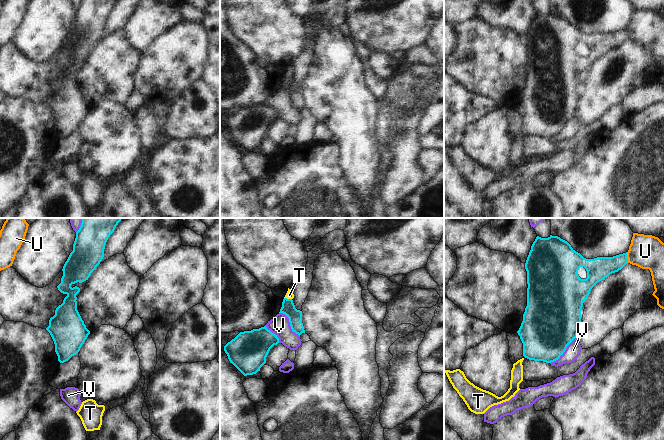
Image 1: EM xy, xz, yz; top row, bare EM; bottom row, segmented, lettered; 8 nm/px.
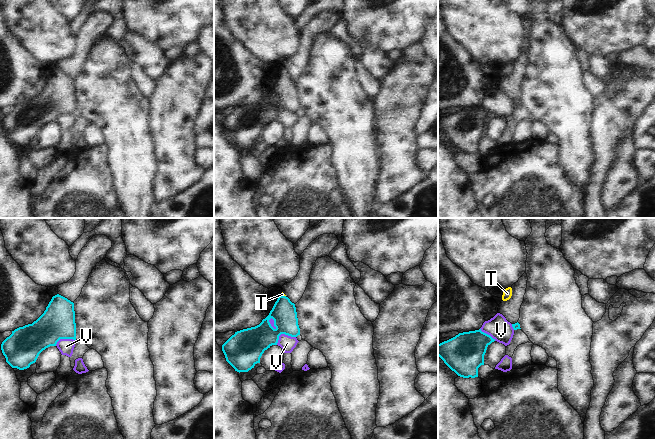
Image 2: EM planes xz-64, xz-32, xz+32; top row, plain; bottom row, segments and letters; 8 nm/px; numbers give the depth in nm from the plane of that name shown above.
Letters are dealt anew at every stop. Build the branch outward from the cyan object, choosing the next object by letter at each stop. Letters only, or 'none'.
T

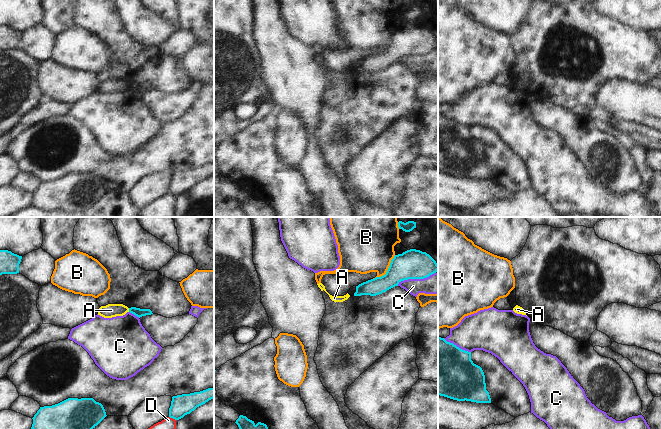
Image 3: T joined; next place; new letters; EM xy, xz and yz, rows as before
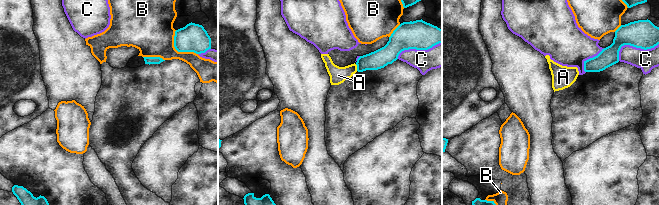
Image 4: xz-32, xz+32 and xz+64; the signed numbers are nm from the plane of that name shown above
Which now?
none

